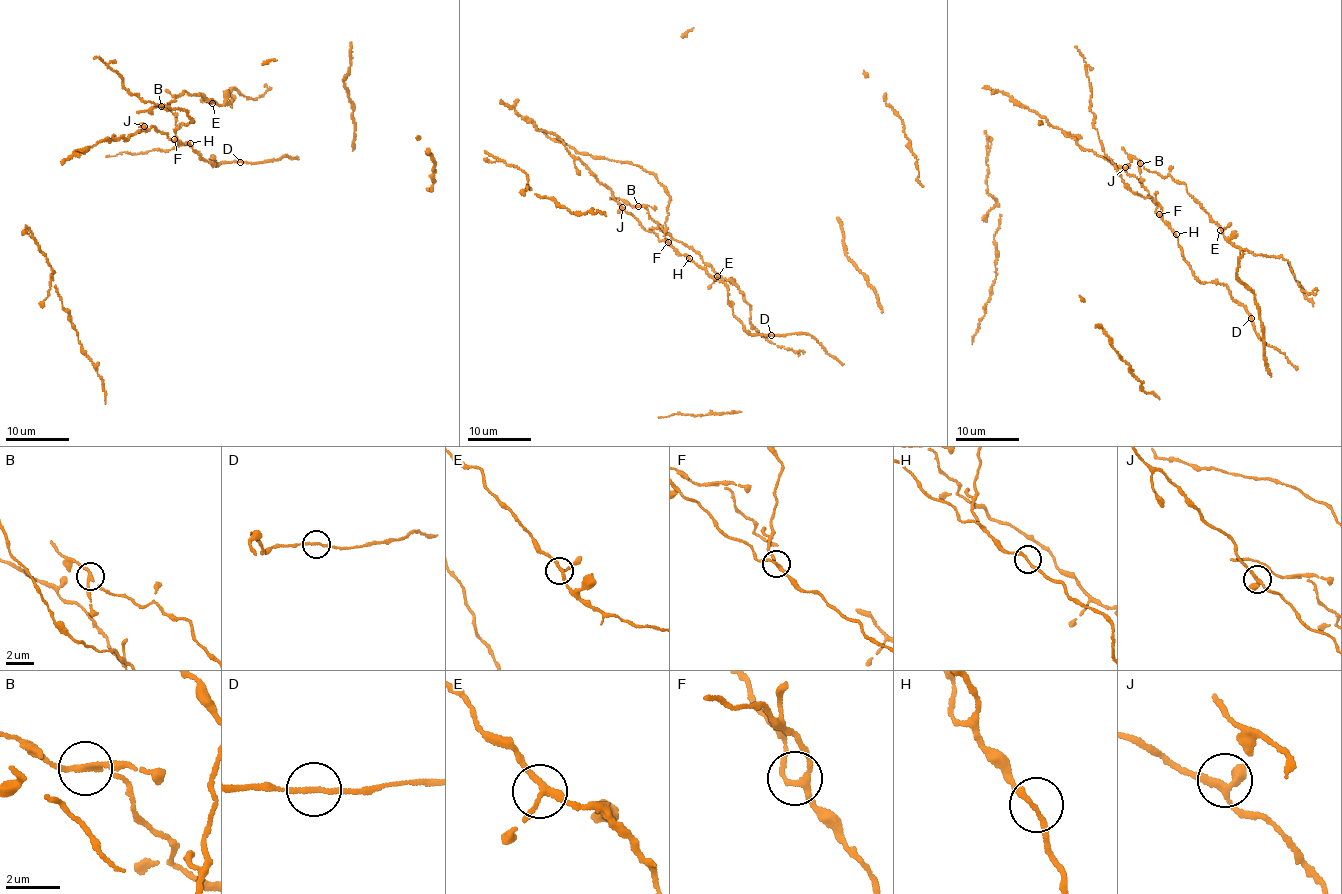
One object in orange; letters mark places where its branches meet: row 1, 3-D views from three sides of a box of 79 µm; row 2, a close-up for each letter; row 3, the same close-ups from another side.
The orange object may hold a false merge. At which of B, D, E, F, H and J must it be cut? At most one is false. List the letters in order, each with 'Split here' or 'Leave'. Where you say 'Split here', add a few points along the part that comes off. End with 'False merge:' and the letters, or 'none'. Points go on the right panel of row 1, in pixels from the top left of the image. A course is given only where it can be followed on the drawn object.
B: Leave
D: Leave
E: Leave
F: Leave
H: Leave
J: Leave
False merge: none

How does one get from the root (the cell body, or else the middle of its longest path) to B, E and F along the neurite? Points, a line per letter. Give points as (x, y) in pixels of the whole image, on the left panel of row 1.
B: (189, 144), (173, 140), (156, 128), (145, 129), (143, 123), (153, 108), (161, 106)
E: (189, 144), (156, 128), (145, 129), (143, 123), (155, 106), (169, 105), (184, 91), (212, 103)
F: (189, 144), (174, 139)

